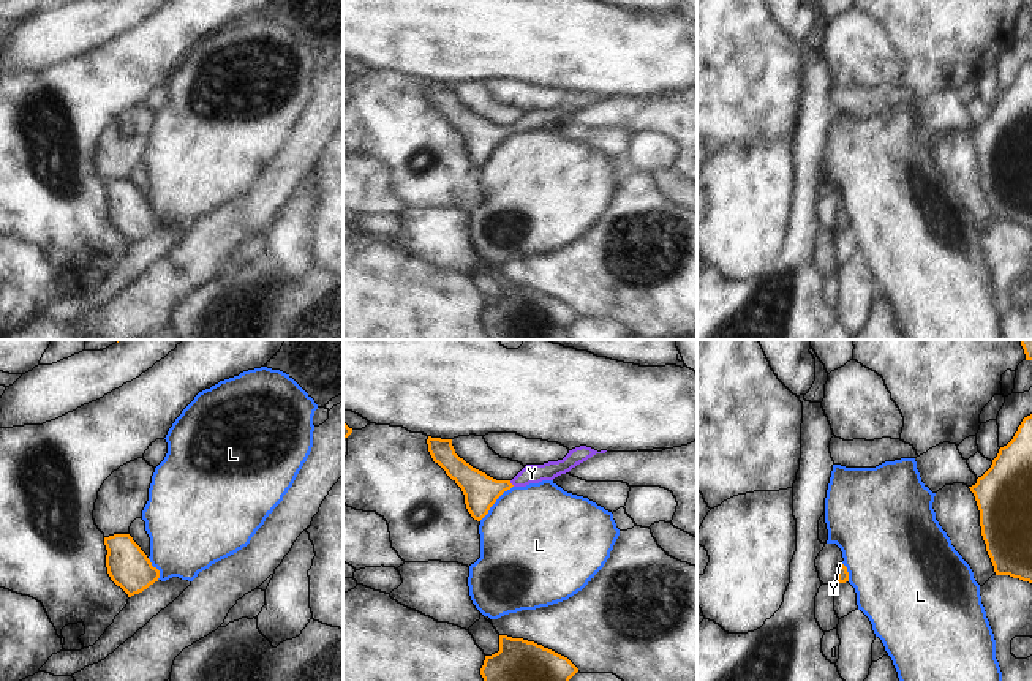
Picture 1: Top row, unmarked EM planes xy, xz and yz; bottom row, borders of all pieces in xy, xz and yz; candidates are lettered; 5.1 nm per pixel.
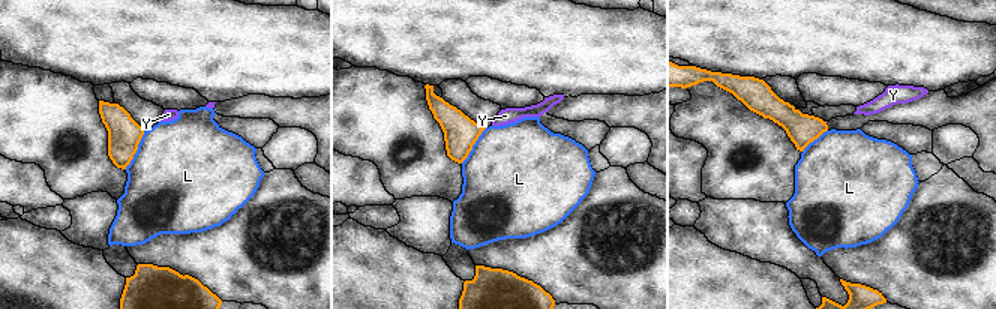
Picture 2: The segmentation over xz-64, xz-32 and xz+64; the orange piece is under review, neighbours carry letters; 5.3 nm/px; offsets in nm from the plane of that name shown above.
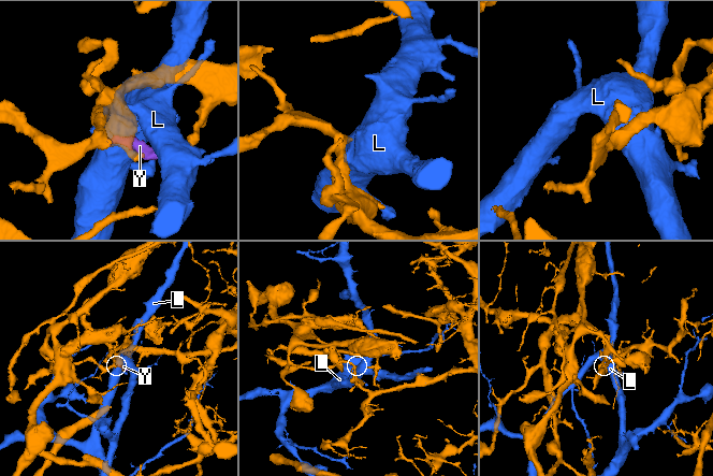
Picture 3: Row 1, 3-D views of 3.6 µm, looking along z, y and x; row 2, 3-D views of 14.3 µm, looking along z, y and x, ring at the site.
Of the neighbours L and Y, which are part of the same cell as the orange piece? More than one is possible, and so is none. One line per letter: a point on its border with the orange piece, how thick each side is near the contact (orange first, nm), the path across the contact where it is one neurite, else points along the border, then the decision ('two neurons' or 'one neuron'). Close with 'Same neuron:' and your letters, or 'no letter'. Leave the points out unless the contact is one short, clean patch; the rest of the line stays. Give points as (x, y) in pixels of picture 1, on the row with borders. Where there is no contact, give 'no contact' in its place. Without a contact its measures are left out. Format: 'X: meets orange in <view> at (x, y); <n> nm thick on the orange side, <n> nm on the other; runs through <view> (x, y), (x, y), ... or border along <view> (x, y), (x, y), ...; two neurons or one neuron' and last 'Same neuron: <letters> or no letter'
L: meets orange in xz at (495, 501); 180 nm thick on the orange side, 500 nm on the other; two neurons
Y: meets orange in xz at (511, 484); 180 nm thick on the orange side, 100 nm on the other; runs through xz (481, 492), (511, 484), (531, 473); one neuron
Same neuron: Y

